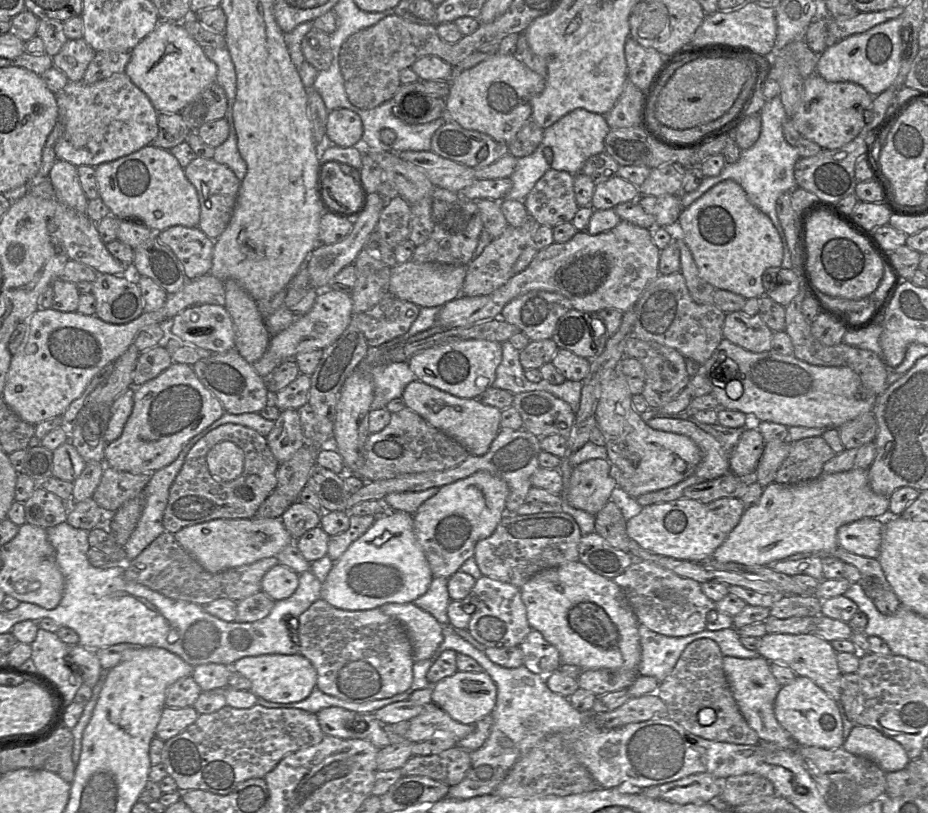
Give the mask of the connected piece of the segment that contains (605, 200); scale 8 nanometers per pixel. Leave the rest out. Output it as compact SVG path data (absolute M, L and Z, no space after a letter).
M615 175L596 185L591 206L594 210L607 210L614 209L621 203L638 200L638 188L628 180Z

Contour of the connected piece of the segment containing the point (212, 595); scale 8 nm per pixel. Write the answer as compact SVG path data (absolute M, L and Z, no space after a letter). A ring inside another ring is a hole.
M164 531L135 559L124 563L124 577L130 582L146 586L167 598L204 606L221 598L238 602L262 591L263 576L276 564L278 559L274 556L213 574L206 571L182 548L174 534Z

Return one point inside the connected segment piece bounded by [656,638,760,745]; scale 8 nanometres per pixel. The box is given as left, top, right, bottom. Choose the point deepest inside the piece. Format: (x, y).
(697, 695)

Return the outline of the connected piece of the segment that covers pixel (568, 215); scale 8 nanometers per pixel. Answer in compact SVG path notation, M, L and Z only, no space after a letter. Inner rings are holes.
M550 170L535 184L523 202L537 226L554 228L574 219L580 208L575 198L574 176Z

